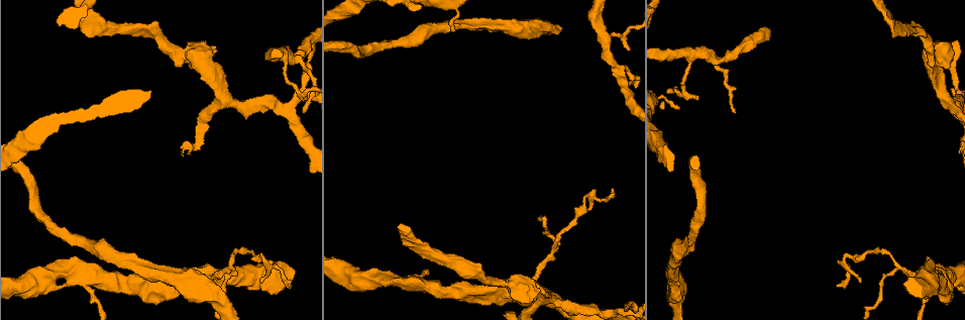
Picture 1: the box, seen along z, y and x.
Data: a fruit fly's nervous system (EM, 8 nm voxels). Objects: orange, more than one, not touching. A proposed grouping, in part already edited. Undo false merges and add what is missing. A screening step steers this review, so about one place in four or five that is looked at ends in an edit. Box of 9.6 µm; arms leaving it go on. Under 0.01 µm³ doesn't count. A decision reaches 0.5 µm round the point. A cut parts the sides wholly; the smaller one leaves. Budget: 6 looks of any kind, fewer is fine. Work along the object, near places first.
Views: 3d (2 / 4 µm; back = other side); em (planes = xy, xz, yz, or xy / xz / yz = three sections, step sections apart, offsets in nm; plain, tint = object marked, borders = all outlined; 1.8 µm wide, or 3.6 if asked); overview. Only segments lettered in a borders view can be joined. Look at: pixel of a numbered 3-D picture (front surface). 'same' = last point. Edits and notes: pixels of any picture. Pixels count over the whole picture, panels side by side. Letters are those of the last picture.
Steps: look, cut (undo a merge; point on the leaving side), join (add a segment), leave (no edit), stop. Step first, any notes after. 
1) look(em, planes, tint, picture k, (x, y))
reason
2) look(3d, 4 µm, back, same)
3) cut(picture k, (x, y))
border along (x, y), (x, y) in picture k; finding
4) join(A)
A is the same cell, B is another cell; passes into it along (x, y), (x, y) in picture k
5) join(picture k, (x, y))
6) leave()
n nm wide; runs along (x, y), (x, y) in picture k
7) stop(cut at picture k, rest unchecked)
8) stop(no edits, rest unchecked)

look(3d, 4 µm, back, picture 1, (679, 108))
tapers out

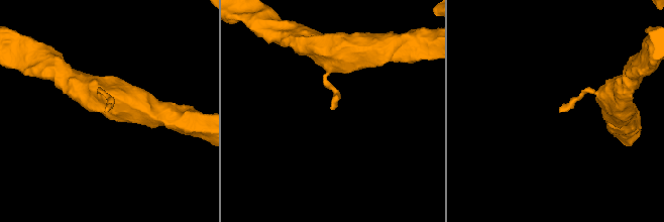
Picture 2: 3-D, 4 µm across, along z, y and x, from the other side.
look(em, xz, step 4, borders, picture 2, (330, 108))

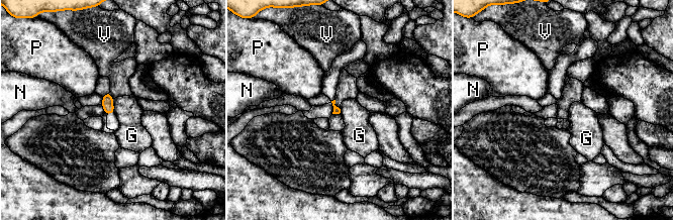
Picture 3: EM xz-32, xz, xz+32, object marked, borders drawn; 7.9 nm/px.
look(em, planes, borders, same)

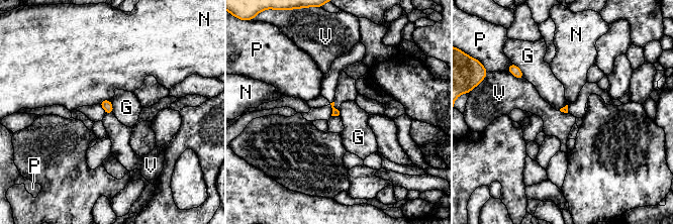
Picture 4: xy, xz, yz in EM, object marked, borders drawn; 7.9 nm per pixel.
leave()
G, N, P and V are other cells; none of them fits

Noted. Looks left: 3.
look(3d, 4 µm, picture 1, (585, 198))

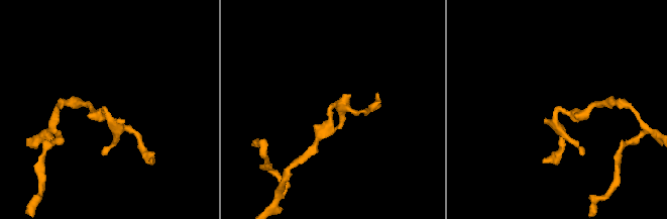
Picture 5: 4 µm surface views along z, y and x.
look(em, planes, borders, picture 5, (562, 113))

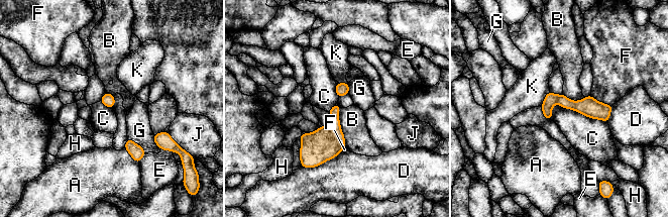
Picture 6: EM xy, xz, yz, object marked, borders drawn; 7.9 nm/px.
leave()
100 nm wide; A, B, C, D, E, F, G, H, J and K are other cells; border along (551, 108), (558, 103), (607, 122) in picture 6; continuous, no second neuron

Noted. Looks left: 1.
stop(no edits, rest unchecked)

